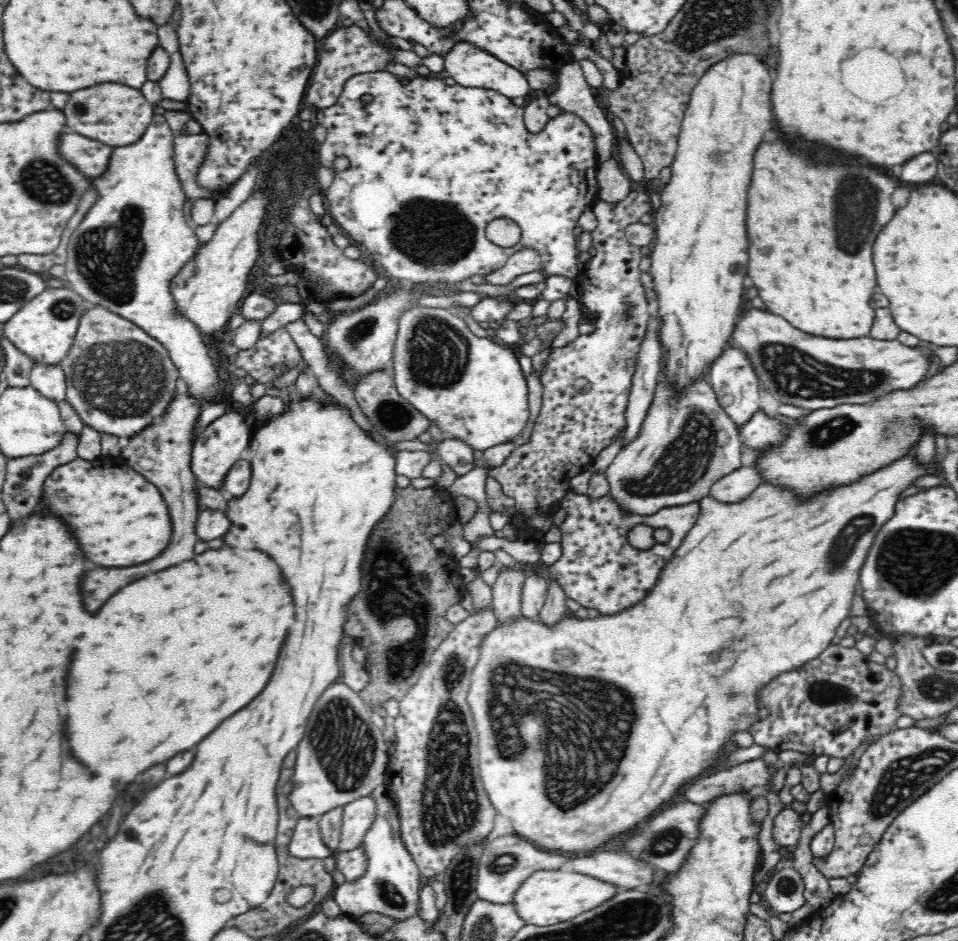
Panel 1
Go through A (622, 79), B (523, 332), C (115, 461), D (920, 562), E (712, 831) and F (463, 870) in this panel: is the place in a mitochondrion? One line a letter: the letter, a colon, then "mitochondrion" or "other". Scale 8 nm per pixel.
A: other
B: other
C: other
D: mitochondrion
E: other
F: mitochondrion

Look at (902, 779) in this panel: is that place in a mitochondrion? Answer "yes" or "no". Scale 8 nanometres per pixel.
yes

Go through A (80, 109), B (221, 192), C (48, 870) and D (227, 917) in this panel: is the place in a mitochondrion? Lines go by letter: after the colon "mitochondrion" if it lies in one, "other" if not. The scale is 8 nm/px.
A: mitochondrion
B: other
C: other
D: other

